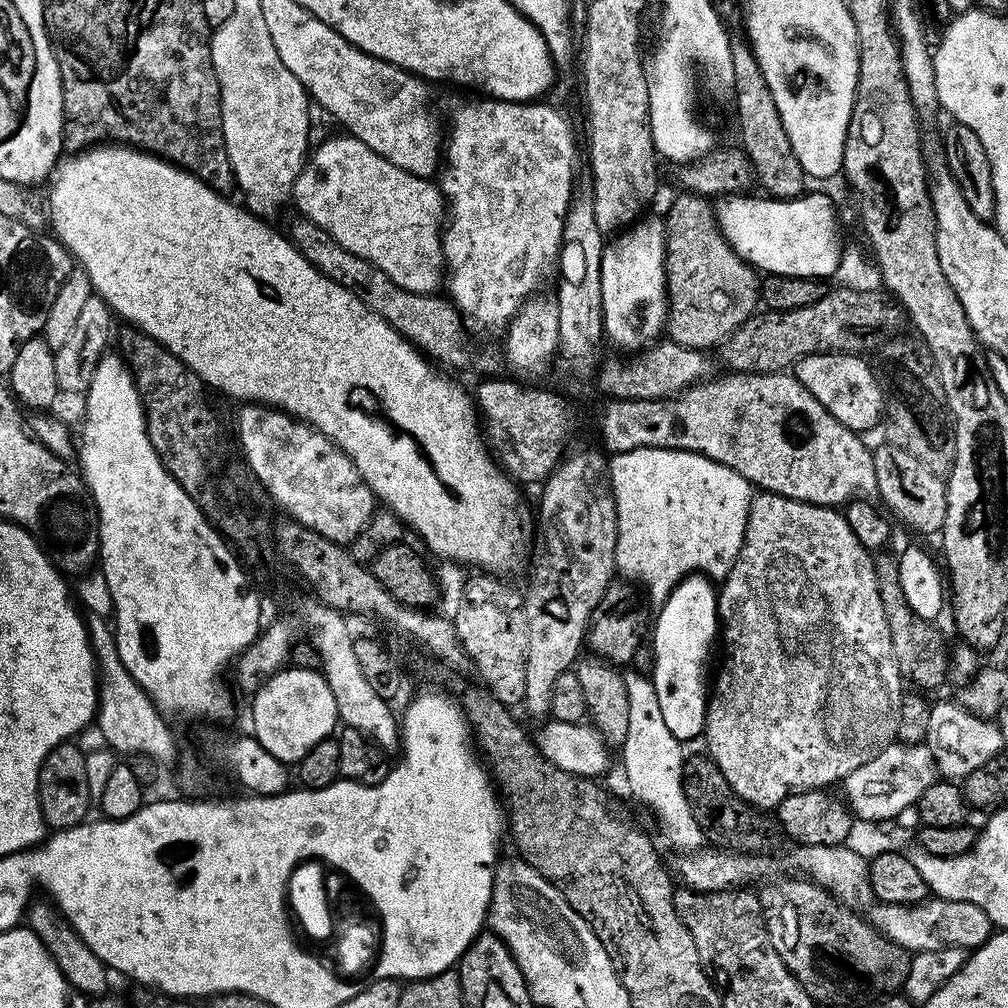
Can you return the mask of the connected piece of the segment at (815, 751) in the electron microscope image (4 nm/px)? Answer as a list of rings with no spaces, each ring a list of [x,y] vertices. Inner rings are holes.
[[[761,491],[753,495],[748,511],[744,545],[740,548],[734,566],[718,588],[716,611],[720,613],[718,636],[724,640],[724,661],[720,673],[711,681],[706,722],[702,740],[708,743],[707,755],[711,757],[726,782],[746,803],[761,810],[775,809],[791,792],[824,790],[828,784],[839,785],[858,766],[866,766],[870,758],[882,754],[886,746],[897,739],[899,707],[906,693],[906,684],[894,658],[894,646],[890,646],[890,626],[886,626],[886,613],[882,611],[882,598],[878,598],[878,578],[873,557],[854,538],[846,518],[835,507],[823,504],[807,504],[791,500],[773,492]]]

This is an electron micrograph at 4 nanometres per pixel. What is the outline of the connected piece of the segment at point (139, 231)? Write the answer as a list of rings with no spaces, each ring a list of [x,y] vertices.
[[[93,146],[85,151],[79,151],[69,155],[67,158],[59,161],[56,172],[56,179],[58,178],[58,182],[53,186],[52,193],[47,193],[46,196],[46,207],[50,217],[50,228],[54,233],[55,239],[59,241],[63,247],[65,244],[65,246],[72,251],[73,258],[77,260],[75,263],[83,268],[85,274],[89,276],[89,282],[92,283],[93,293],[97,296],[101,296],[119,319],[121,316],[122,319],[129,320],[129,322],[132,323],[129,325],[131,325],[135,331],[145,332],[150,338],[157,340],[163,348],[170,350],[170,354],[179,356],[180,359],[183,360],[184,365],[190,370],[194,370],[194,374],[198,374],[198,378],[209,389],[215,390],[215,388],[217,388],[218,391],[225,392],[226,395],[233,396],[234,399],[240,400],[239,402],[266,404],[269,408],[279,408],[280,411],[287,412],[289,416],[294,416],[297,420],[305,421],[311,424],[312,427],[317,428],[320,433],[326,438],[330,438],[334,441],[334,443],[352,459],[354,466],[358,470],[358,474],[362,474],[366,486],[370,486],[372,495],[376,497],[377,501],[379,501],[383,507],[389,508],[395,516],[399,516],[411,531],[413,528],[413,530],[424,539],[425,546],[428,547],[434,555],[441,556],[444,560],[453,560],[456,564],[473,564],[473,566],[476,567],[473,569],[479,570],[484,574],[491,574],[497,578],[507,577],[507,572],[516,572],[527,562],[528,547],[532,544],[532,532],[534,536],[533,509],[531,512],[531,510],[524,505],[524,500],[520,497],[519,490],[521,491],[521,489],[518,487],[517,481],[513,480],[490,455],[490,449],[481,428],[482,420],[478,415],[476,401],[473,393],[469,391],[469,389],[467,392],[462,385],[455,384],[454,381],[447,380],[444,376],[439,376],[439,374],[435,372],[437,369],[425,359],[416,345],[404,339],[398,330],[394,330],[394,326],[390,326],[385,320],[378,318],[378,314],[374,314],[369,308],[362,306],[362,302],[358,302],[358,298],[354,298],[354,294],[350,294],[348,288],[338,286],[338,282],[334,282],[330,278],[323,276],[322,273],[319,272],[319,270],[315,268],[302,253],[300,253],[299,248],[292,243],[287,235],[282,236],[280,233],[275,232],[274,229],[266,225],[269,223],[266,223],[261,217],[253,214],[247,207],[241,206],[241,208],[238,208],[236,205],[231,204],[231,202],[228,201],[229,197],[227,195],[218,193],[212,189],[211,183],[200,180],[197,176],[193,176],[192,173],[185,172],[183,168],[177,168],[176,165],[170,164],[166,160],[161,160],[159,156],[154,156],[127,146]]]

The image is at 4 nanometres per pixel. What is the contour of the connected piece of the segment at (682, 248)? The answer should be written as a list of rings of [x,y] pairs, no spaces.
[[[685,191],[684,196],[680,196],[672,204],[672,209],[669,210],[668,216],[666,215],[666,251],[664,253],[664,274],[668,286],[668,302],[670,311],[668,313],[668,322],[666,325],[667,335],[676,344],[681,344],[687,348],[698,348],[701,350],[709,350],[708,348],[715,349],[717,346],[724,343],[728,337],[733,336],[740,327],[748,321],[749,316],[757,311],[758,305],[761,303],[760,298],[760,284],[758,283],[758,276],[750,265],[739,257],[738,254],[728,244],[726,238],[720,232],[720,228],[716,222],[716,213],[713,205],[707,204],[703,195],[695,192]]]

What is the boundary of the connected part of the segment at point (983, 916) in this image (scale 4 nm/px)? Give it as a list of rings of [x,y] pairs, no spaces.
[[[929,898],[921,904],[877,902],[870,909],[870,923],[876,931],[910,954],[943,948],[975,950],[981,948],[994,934],[994,926],[982,906],[974,906],[974,902],[954,902],[939,898]]]

